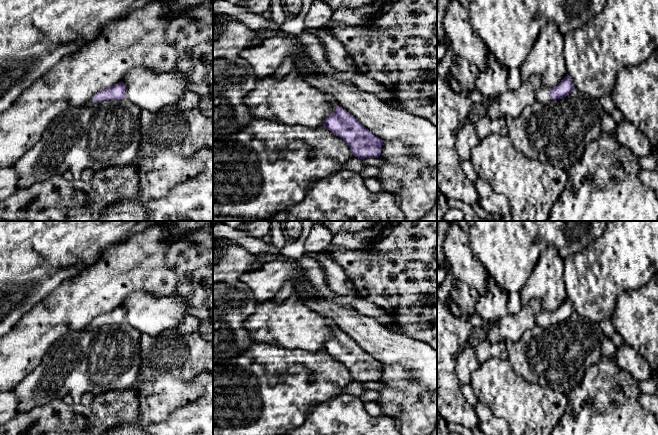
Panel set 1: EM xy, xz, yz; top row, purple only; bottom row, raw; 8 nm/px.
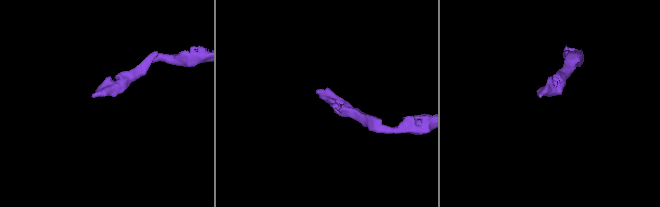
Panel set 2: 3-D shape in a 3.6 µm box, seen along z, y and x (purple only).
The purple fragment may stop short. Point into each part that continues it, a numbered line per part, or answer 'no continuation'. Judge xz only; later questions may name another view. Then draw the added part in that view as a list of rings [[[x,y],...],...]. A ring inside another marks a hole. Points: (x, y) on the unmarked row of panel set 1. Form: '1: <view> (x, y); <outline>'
1: xz (329, 322); [[[325,318],[325,321],[326,321],[326,324],[332,329],[333,332],[336,333],[338,331],[337,326],[334,324],[334,322],[331,319]]]

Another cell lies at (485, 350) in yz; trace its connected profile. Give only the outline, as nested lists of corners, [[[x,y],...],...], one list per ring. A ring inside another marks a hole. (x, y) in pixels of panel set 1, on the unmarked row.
[[[483,340],[477,342],[476,356],[481,365],[492,358],[507,359],[508,350],[504,342],[490,343],[487,340]]]

